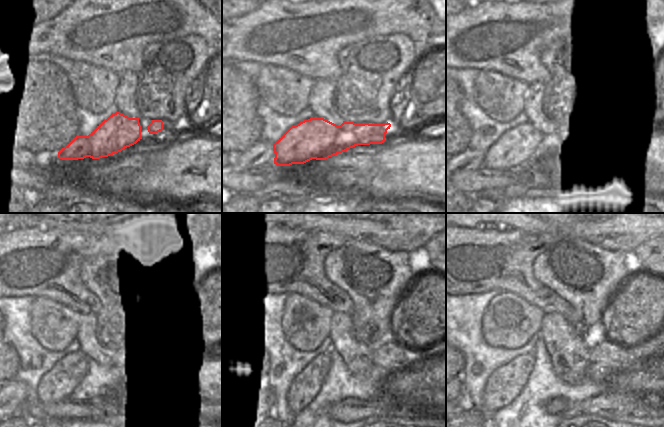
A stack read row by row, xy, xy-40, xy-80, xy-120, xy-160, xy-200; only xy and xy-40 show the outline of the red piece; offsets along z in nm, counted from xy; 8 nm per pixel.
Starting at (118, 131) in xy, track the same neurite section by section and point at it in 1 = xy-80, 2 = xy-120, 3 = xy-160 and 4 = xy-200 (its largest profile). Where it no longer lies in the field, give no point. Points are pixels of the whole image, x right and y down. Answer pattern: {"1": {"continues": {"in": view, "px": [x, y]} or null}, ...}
{"1": {"continues": {"in": "xy-80", "px": [511, 152]}}, "2": {"continues": {"in": "xy-120", "px": [56, 385]}}, "3": {"continues": {"in": "xy-160", "px": [275, 387]}}, "4": {"continues": {"in": "xy-200", "px": [506, 383]}}}

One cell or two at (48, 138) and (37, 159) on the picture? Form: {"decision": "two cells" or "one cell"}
{"decision": "two cells"}

